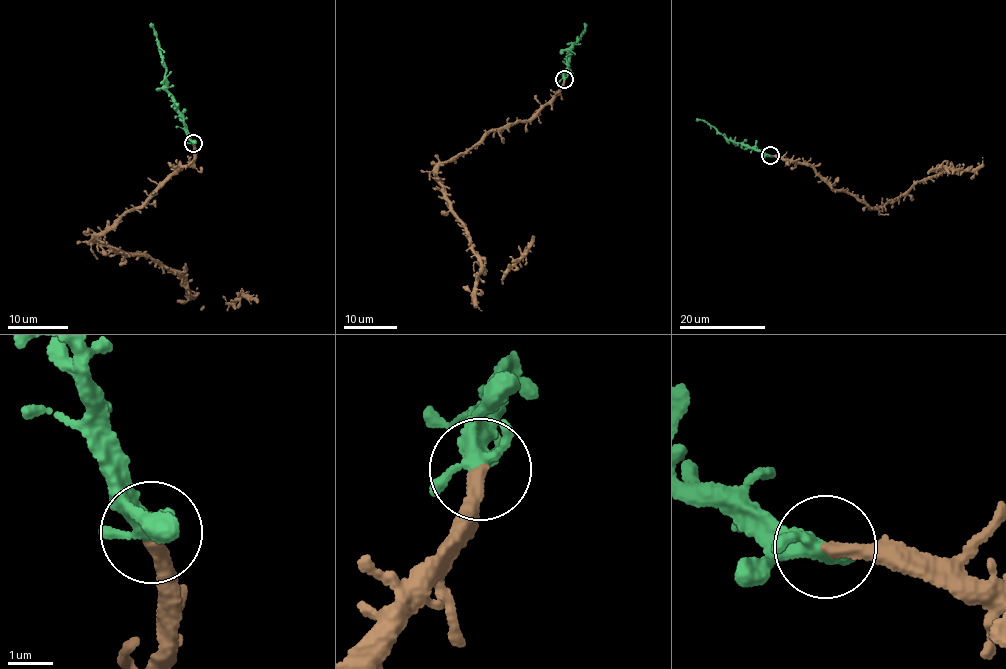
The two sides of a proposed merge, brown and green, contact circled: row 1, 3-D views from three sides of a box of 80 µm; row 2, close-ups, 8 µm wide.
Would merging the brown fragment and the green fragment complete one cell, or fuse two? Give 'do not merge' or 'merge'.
merge

